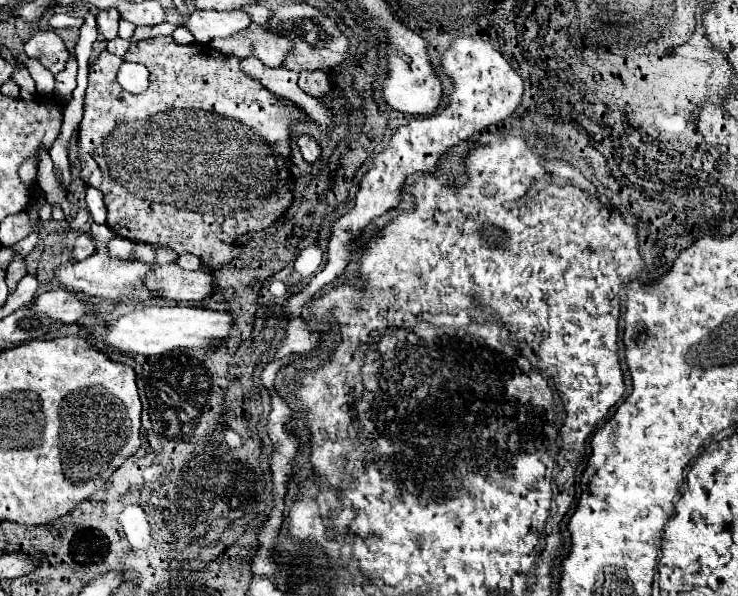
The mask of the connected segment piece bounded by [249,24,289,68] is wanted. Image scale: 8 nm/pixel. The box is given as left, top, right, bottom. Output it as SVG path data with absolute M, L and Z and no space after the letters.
M257 24L249 26L249 34L253 34L257 58L263 64L275 68L277 62L285 58L285 50L289 50L289 42L285 42L285 38L273 38L273 34L265 34L265 30L261 30Z

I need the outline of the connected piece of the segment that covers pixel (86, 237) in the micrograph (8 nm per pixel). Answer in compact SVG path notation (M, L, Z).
M85 230L85 232L81 232L81 234L77 236L77 240L75 240L73 258L75 258L75 260L85 260L85 258L89 258L89 256L95 252L95 248L97 248L95 238L89 234L89 230Z

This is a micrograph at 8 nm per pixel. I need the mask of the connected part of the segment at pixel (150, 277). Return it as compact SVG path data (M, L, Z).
M177 262L151 264L143 286L169 302L203 300L211 294L211 274L205 270L183 270Z

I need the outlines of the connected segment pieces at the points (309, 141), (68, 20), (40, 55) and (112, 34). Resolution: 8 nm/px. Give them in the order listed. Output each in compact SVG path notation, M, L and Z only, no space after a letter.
M301 134L301 136L297 136L297 146L299 146L303 158L305 158L309 164L319 158L319 152L321 152L321 150L319 150L319 144L315 142L315 138L311 138L311 136L307 136L307 134Z
M55 13L50 19L49 24L52 28L80 28L83 24L82 19L74 18L65 13Z
M39 28L24 45L24 52L29 58L39 60L51 74L61 72L69 58L63 40L53 30L39 30Z
M113 8L103 10L99 14L99 20L97 20L99 36L103 36L106 41L117 38L117 22L119 22L119 12L117 10L113 10Z

